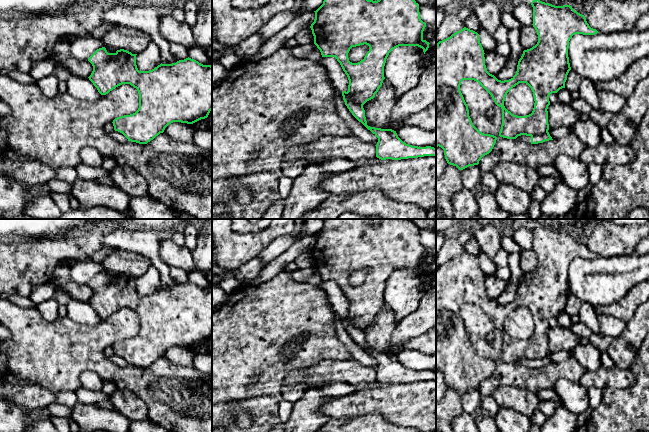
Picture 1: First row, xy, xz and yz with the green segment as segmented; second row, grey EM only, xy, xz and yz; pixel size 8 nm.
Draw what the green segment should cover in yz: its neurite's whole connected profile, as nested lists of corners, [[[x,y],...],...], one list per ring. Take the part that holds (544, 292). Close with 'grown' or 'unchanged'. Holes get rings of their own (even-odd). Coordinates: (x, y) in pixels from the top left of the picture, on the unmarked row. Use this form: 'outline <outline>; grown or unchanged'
outline [[[539,223],[533,224],[531,229],[532,249],[537,256],[538,266],[532,272],[523,275],[516,298],[509,304],[498,304],[487,295],[479,258],[473,254],[464,251],[436,269],[436,371],[441,371],[447,387],[459,394],[478,389],[481,382],[492,375],[497,364],[496,360],[484,358],[473,349],[468,329],[460,315],[463,304],[478,306],[502,333],[500,361],[516,363],[526,359],[531,361],[531,368],[553,364],[548,356],[549,320],[565,312],[567,299],[571,294],[568,281],[569,265],[575,258],[595,259],[598,255],[591,252],[585,240],[570,229],[555,230]],[[519,307],[526,307],[534,320],[533,335],[526,340],[514,339],[504,330],[507,317]]]; unchanged

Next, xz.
outline [[[323,219],[323,228],[316,234],[310,252],[314,268],[322,281],[335,281],[348,301],[348,315],[343,315],[345,329],[352,339],[370,354],[377,362],[376,381],[381,384],[401,384],[424,380],[436,380],[436,372],[418,371],[406,368],[392,353],[381,353],[367,349],[363,329],[373,323],[382,310],[384,290],[389,277],[399,270],[418,270],[423,276],[428,274],[429,266],[423,263],[426,247],[420,242],[419,228],[410,220],[379,219],[377,225],[369,224],[369,219]],[[368,269],[369,275],[358,287],[349,285],[348,277],[352,271]]]; unchanged

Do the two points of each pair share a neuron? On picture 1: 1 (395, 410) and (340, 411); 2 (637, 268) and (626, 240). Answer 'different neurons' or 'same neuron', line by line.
1: same neuron
2: different neurons

